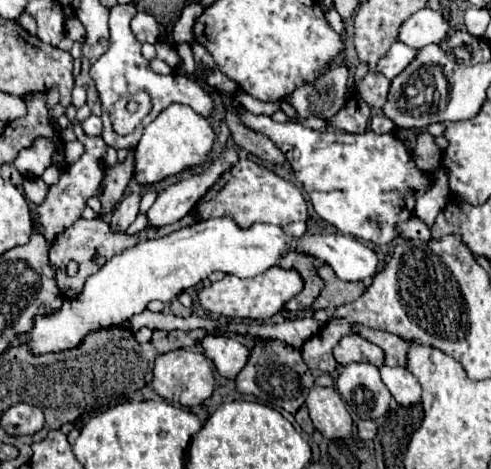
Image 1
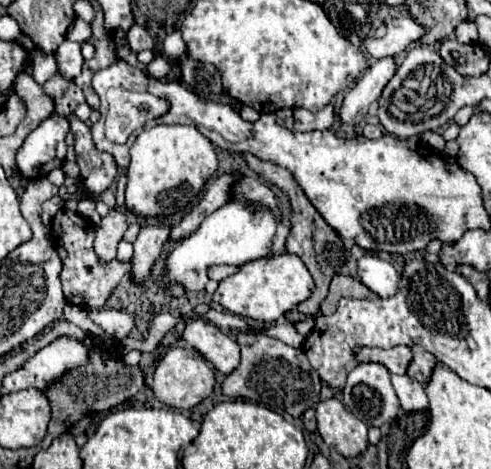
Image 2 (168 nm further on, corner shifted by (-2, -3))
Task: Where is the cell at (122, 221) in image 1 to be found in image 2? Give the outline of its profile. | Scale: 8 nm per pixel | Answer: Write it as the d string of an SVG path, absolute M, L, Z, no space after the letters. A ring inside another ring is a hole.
M111 210L101 222L97 224L97 238L95 238L95 252L103 260L113 260L117 254L117 244L121 242L129 222L125 212Z

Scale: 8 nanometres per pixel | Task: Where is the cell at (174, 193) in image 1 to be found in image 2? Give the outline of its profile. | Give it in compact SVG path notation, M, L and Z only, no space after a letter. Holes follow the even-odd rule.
M159 220L141 228L139 236L133 242L135 254L133 254L133 260L131 260L133 262L131 272L133 272L133 278L137 282L145 280L153 262L159 258L167 238L169 238L169 226L163 226Z

